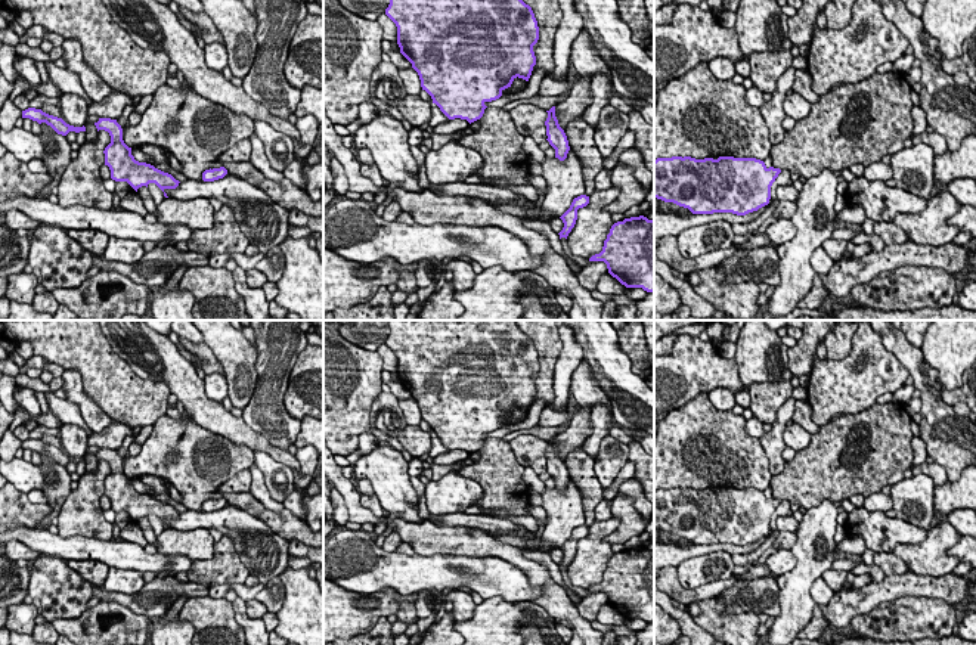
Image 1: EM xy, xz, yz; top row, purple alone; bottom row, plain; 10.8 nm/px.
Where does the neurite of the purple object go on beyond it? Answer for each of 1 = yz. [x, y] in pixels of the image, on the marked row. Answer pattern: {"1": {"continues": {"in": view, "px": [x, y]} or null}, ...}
{"1": {"continues": null}}

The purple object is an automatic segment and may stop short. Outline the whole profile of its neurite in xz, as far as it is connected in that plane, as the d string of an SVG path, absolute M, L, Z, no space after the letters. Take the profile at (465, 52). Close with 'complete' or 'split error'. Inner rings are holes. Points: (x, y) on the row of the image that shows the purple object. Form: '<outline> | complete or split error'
M390 0L385 15L397 27L400 53L418 72L422 90L449 120L461 118L470 124L480 120L486 102L499 99L517 77L529 81L536 65L533 46L539 40L539 27L523 0Z | complete

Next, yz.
M657 158L654 161L654 198L688 208L693 214L746 215L769 204L771 186L780 173L780 168L768 168L763 161L756 158Z | complete

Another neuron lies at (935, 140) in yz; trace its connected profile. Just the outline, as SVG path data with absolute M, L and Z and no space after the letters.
M924 131L920 134L913 134L913 145L918 143L930 146L935 155L944 155L945 152L948 152L946 139L936 131L933 133Z

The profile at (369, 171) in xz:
M375 162L372 165L362 164L360 174L365 176L366 179L369 179L375 186L384 186L385 184Z

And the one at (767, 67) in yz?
M790 50L755 52L749 58L753 86L771 94L777 90L778 78L794 59Z

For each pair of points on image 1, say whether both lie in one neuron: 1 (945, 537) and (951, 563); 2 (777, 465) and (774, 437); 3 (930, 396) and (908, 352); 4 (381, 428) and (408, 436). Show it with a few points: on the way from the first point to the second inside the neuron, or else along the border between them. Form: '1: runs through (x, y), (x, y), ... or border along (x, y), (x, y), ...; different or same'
1: runs through (942, 543), (942, 554), (945, 557); same
2: runs through (775, 458), (774, 445); same
3: runs through (933, 385), (932, 375), (919, 362); same
4: border along (406, 425), (396, 437); different

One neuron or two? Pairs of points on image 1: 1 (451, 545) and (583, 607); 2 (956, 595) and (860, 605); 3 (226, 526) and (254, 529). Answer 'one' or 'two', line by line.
1: two
2: one
3: one

